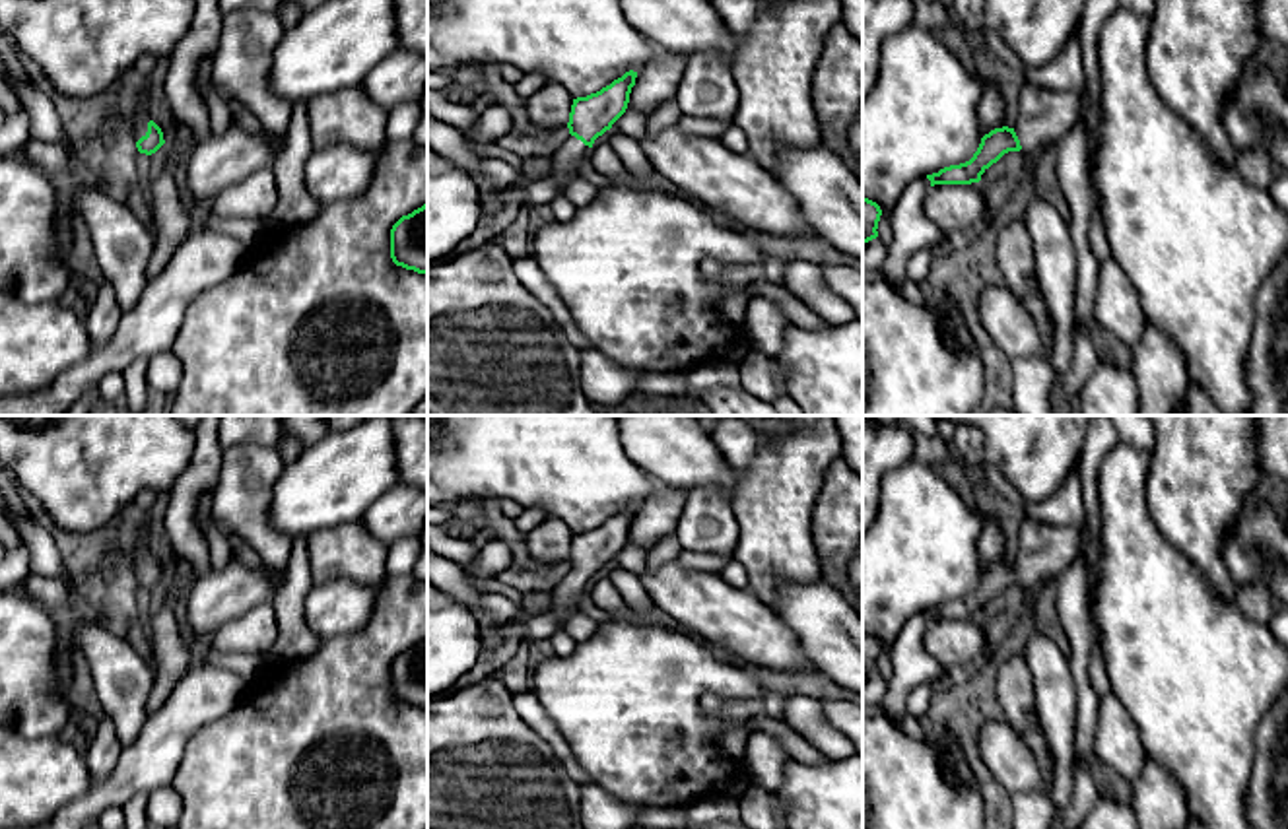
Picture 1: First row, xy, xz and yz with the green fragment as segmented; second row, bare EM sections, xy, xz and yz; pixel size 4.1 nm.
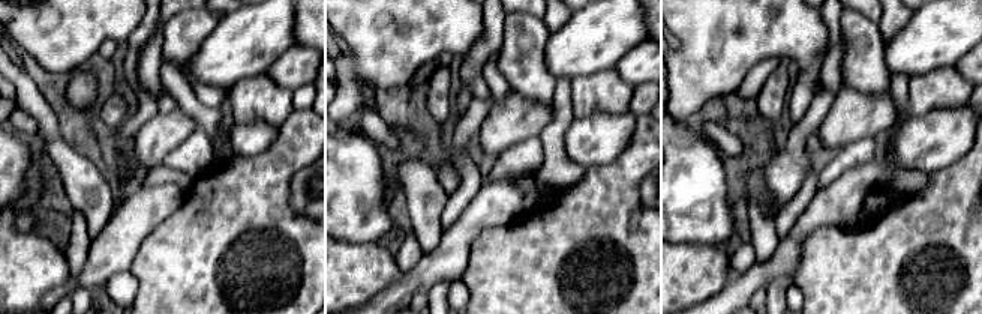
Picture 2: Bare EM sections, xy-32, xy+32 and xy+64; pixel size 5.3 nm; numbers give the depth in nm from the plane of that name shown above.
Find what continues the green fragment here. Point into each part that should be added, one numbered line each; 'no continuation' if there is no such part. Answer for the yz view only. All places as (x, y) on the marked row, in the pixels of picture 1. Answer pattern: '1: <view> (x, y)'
1: yz (1044, 117)

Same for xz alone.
1: xz (566, 162)

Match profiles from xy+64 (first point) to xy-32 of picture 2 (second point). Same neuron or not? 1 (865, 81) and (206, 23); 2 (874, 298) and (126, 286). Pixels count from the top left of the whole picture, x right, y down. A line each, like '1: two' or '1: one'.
1: one
2: two

